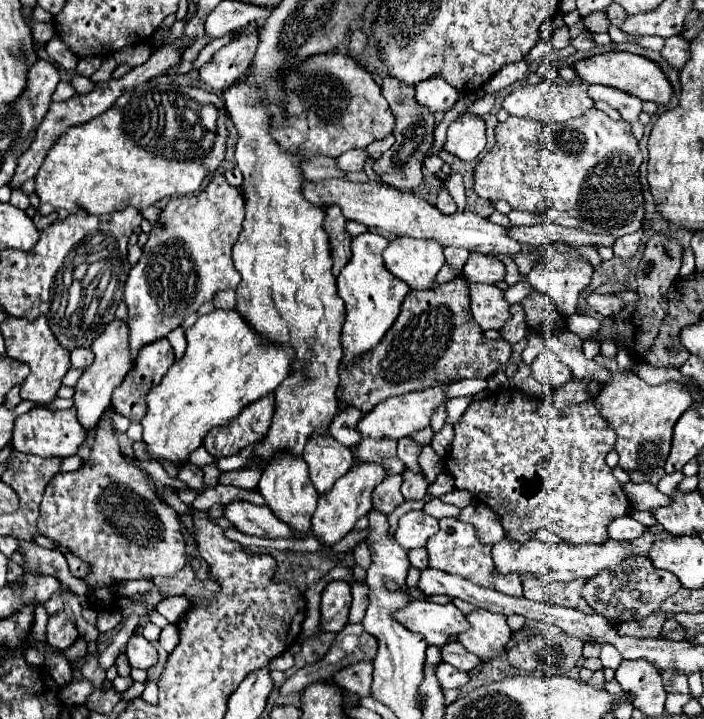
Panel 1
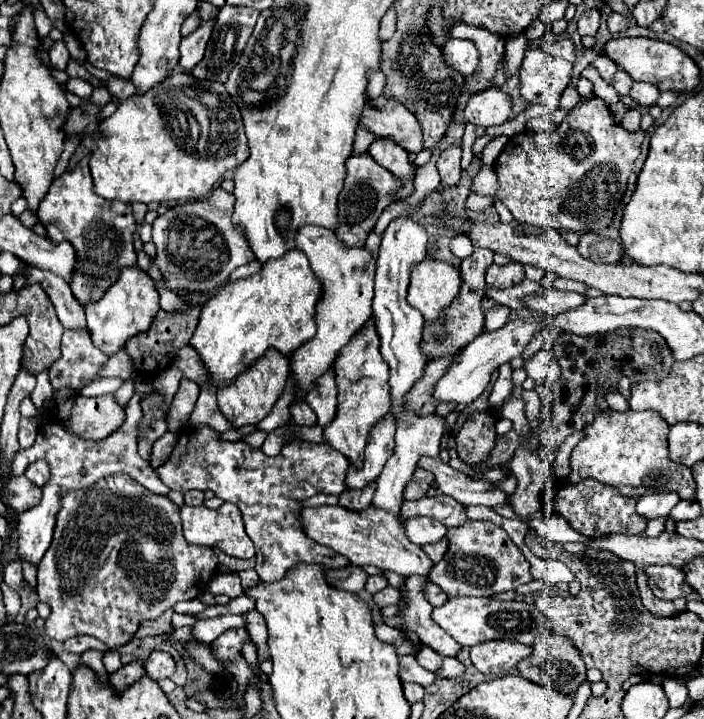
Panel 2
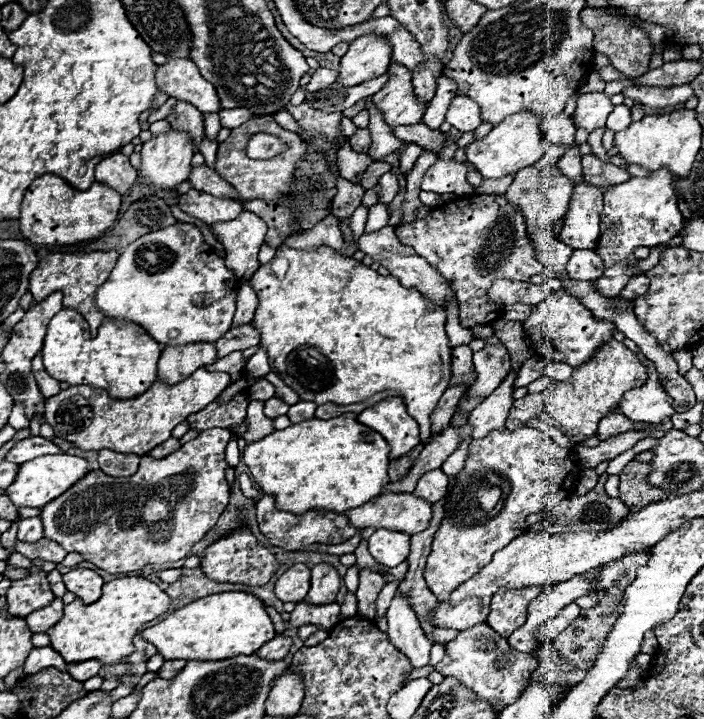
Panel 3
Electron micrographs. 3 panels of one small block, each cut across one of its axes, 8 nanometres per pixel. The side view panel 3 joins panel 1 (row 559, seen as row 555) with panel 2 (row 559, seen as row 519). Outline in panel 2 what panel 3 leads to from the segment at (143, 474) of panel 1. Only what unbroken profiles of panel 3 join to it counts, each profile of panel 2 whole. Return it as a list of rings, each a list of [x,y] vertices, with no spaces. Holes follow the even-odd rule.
[[[112,474],[108,478],[102,478],[100,482],[84,488],[84,490],[68,492],[62,498],[62,508],[60,508],[60,514],[56,518],[54,540],[52,540],[48,552],[44,554],[44,558],[38,564],[38,586],[36,586],[36,590],[38,590],[40,600],[50,606],[50,616],[46,618],[44,634],[50,640],[56,640],[56,642],[64,642],[68,638],[88,634],[88,636],[94,636],[100,642],[104,642],[110,650],[116,650],[116,648],[128,644],[134,638],[134,634],[138,630],[138,624],[144,618],[158,618],[164,610],[172,608],[176,602],[180,602],[180,600],[194,600],[196,596],[204,594],[208,590],[210,580],[216,576],[216,572],[218,572],[218,556],[216,556],[216,552],[212,548],[202,548],[202,546],[194,546],[194,544],[186,542],[186,538],[182,536],[180,510],[178,510],[178,506],[168,496],[156,496],[156,494],[152,494],[150,490],[146,490],[142,484],[138,484],[128,474]]]

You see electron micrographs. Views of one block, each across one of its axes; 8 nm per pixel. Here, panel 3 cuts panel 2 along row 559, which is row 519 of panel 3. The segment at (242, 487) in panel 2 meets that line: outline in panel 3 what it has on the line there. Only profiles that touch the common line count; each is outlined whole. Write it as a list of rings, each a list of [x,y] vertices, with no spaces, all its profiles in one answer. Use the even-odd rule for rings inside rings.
[[[264,494],[256,502],[256,520],[258,520],[260,532],[268,538],[268,542],[278,546],[278,548],[286,548],[286,550],[298,550],[298,548],[314,544],[314,542],[320,542],[320,544],[342,544],[342,542],[350,540],[356,534],[356,528],[352,528],[348,524],[348,518],[344,514],[310,510],[310,512],[298,516],[298,514],[292,514],[292,512],[278,510],[276,502],[274,502],[274,496],[268,496],[268,494]]]

